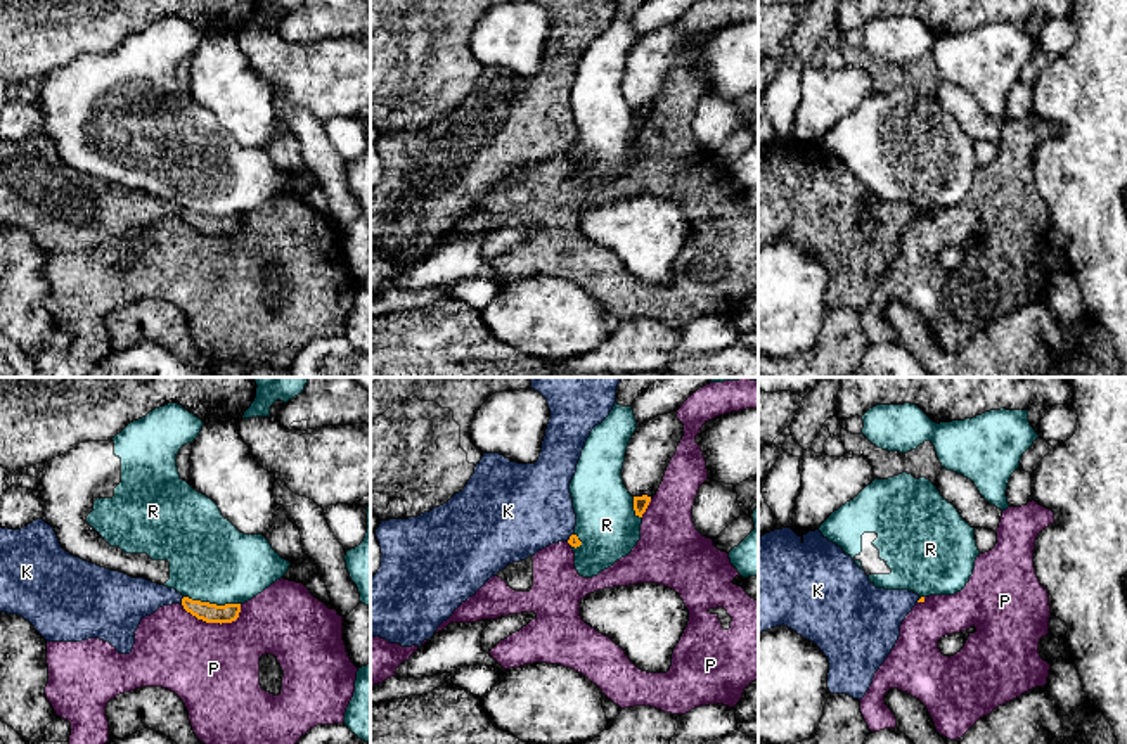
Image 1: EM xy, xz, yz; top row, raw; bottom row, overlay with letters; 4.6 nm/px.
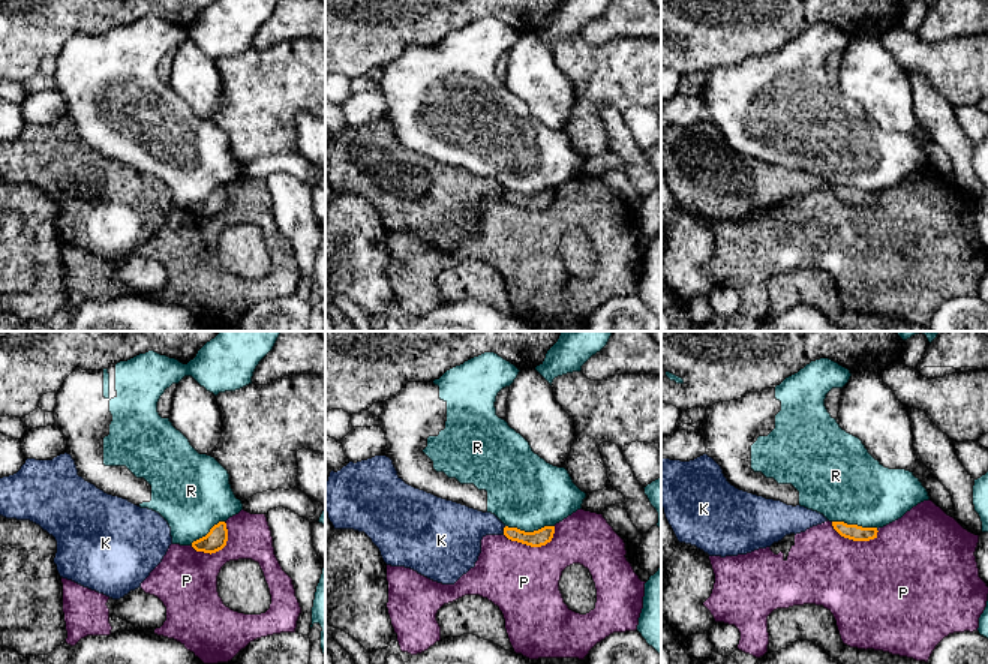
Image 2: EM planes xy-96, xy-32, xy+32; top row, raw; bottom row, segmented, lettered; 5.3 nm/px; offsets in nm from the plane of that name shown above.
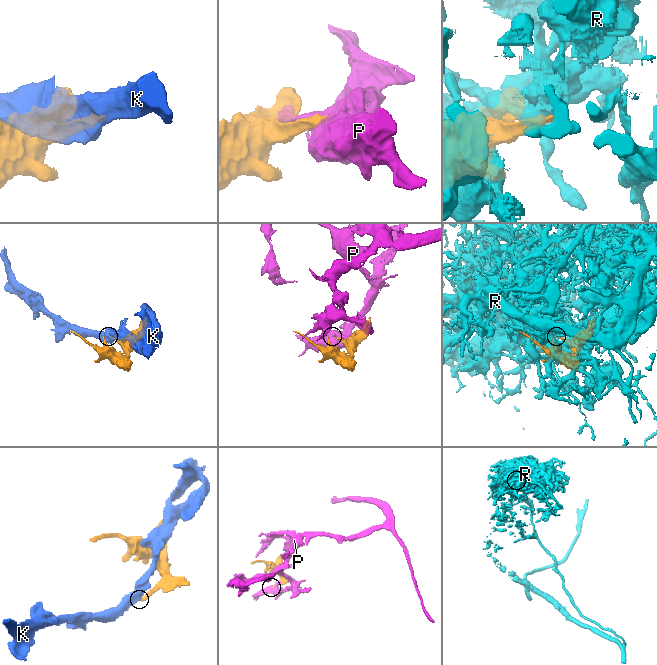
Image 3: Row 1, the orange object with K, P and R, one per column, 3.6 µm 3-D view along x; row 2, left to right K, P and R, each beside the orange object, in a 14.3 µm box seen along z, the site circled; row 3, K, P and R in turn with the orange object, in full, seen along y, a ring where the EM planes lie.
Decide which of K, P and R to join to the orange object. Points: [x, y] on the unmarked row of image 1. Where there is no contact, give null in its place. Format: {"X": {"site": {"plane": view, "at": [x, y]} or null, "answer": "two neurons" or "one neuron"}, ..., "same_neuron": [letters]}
{"K": {"site": {"plane": "xy", "at": [182, 213]}, "answer": "two neurons"}, "P": {"site": {"plane": "xy", "at": [212, 234]}, "answer": "two neurons"}, "R": {"site": {"plane": "xy", "at": [212, 217]}, "answer": "two neurons"}, "same_neuron": []}

